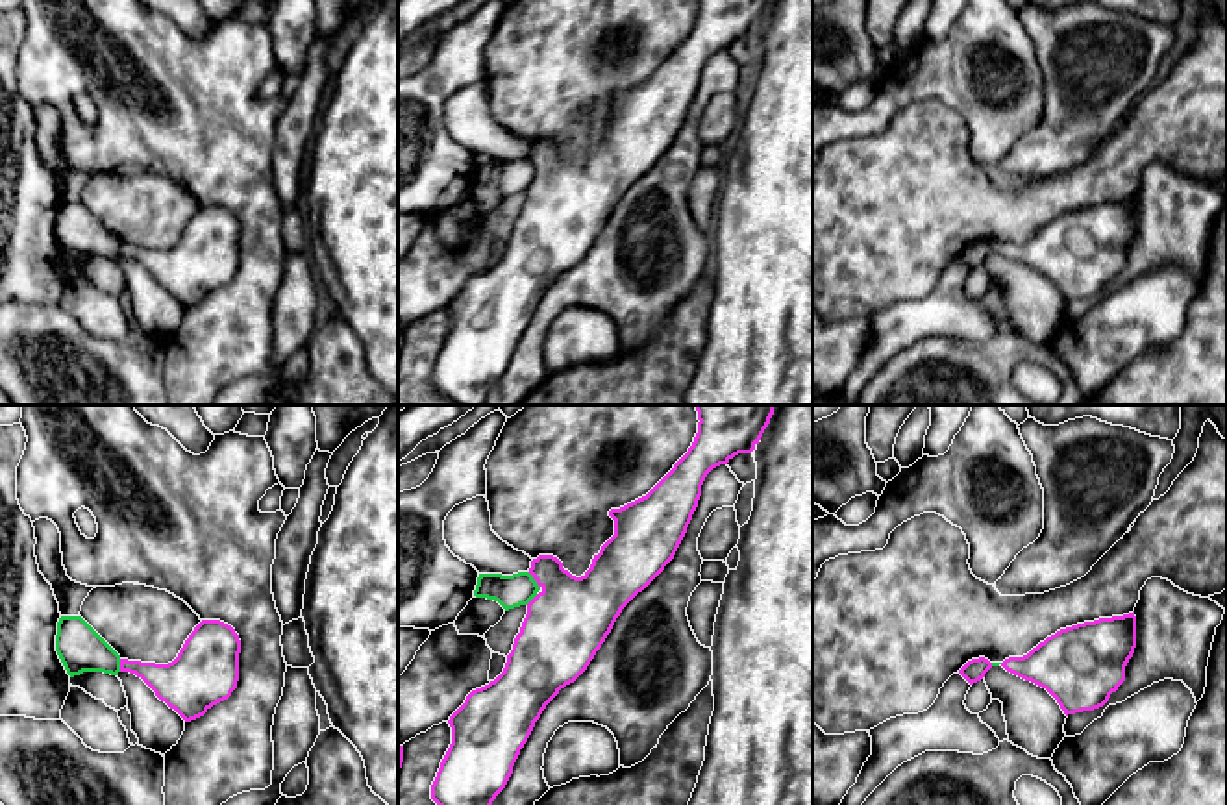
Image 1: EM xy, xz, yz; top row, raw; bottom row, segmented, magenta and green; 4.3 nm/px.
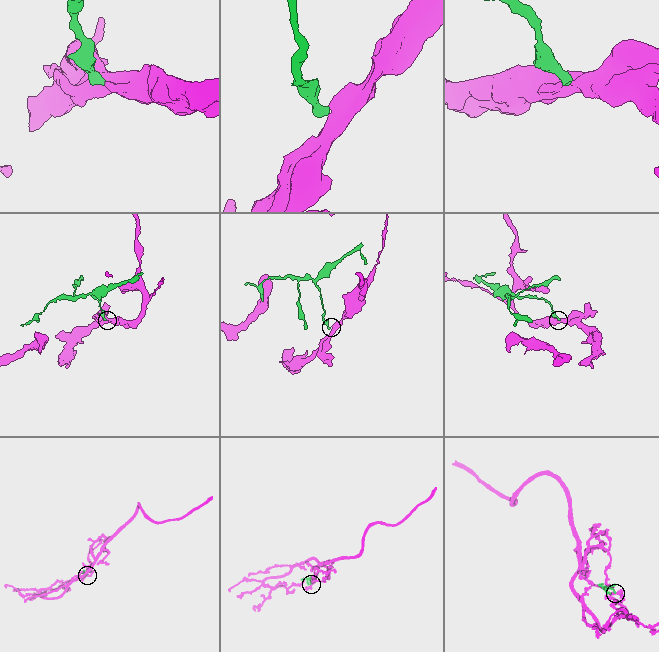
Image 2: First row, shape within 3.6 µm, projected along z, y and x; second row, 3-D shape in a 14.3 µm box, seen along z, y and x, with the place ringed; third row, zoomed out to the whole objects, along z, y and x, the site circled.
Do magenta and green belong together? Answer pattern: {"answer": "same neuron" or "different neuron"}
{"answer": "different neuron"}

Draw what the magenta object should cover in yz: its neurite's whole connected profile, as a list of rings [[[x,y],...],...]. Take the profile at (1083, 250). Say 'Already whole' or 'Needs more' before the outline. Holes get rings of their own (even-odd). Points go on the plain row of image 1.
Already whole. [[[1134,196],[1057,217],[1023,242],[1001,252],[1042,274],[1064,300],[1103,292],[1125,266],[1125,252],[1136,233]]]

